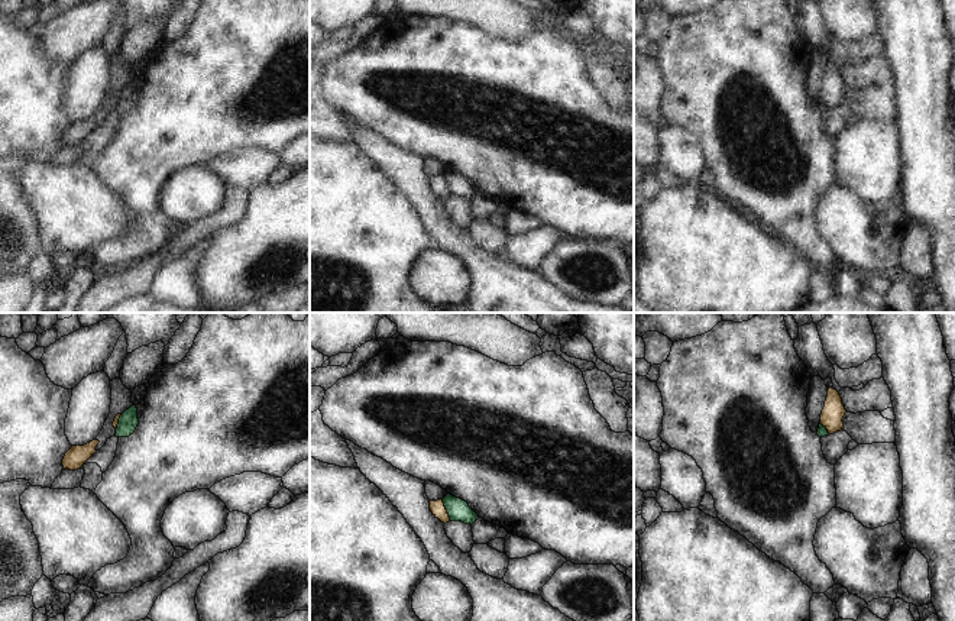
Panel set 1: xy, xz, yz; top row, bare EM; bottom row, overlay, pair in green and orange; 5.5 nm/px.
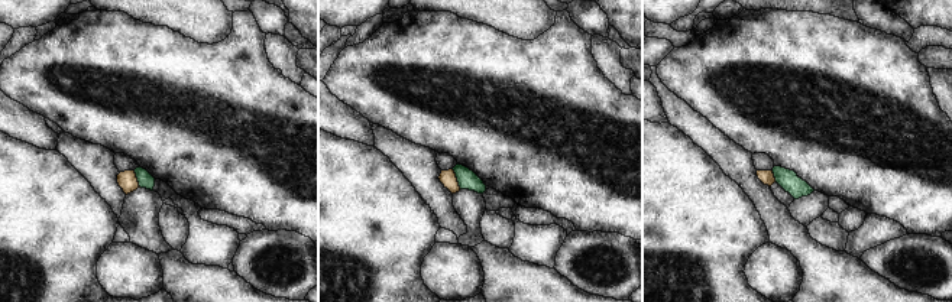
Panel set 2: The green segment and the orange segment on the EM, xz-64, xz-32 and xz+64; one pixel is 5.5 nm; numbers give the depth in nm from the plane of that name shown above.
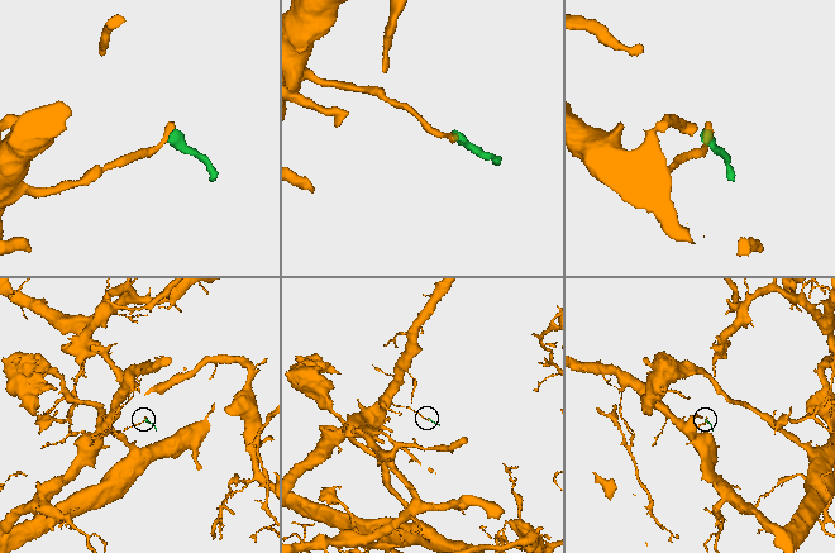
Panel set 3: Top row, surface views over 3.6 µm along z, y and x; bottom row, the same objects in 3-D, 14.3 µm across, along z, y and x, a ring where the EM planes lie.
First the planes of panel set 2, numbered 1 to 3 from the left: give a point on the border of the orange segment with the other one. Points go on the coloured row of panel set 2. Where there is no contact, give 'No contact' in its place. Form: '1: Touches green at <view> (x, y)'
1: Touches green at xz-64 (138, 179)
2: Touches green at xz-32 (457, 179)
3: Touches green at xz+64 (774, 177)

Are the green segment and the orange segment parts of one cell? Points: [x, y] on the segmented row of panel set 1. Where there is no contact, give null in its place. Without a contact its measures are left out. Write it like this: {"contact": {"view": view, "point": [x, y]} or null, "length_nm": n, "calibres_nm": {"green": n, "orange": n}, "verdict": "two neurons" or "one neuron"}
{"contact": {"view": "xz", "point": [446, 508]}, "length_nm": 130, "calibres_nm": {"green": 120, "orange": 80}, "verdict": "two neurons"}

